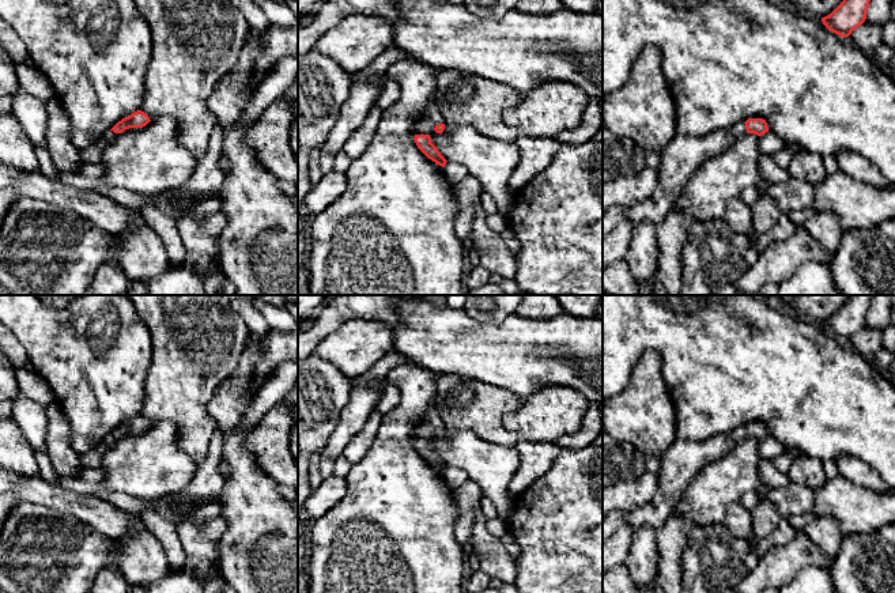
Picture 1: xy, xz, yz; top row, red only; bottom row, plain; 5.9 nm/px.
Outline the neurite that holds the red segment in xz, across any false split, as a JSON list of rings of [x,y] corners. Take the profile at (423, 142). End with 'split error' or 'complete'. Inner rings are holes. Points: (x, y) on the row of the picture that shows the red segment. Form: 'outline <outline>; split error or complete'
outline [[[431,102],[427,109],[426,114],[419,118],[412,125],[412,133],[415,135],[413,140],[418,148],[433,162],[439,166],[446,165],[446,159],[441,155],[438,148],[431,143],[430,135],[435,131],[437,133],[442,133],[445,129],[443,116],[438,110],[437,105]]]; split error

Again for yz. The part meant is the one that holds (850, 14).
outline [[[843,0],[830,15],[822,18],[823,24],[841,37],[849,37],[866,19],[871,0]]]; complete

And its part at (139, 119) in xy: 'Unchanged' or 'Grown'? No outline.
Grown

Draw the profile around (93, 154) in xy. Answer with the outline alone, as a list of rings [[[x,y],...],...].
[[[101,137],[98,141],[90,147],[80,150],[80,158],[88,163],[99,163],[105,148],[109,146],[109,141],[105,137]]]

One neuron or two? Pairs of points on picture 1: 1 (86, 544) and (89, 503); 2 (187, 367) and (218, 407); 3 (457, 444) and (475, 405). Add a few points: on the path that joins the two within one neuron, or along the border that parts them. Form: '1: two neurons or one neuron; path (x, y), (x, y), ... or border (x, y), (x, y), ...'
1: two neurons; border (57, 510), (80, 518), (113, 540)
2: two neurons; border (231, 374), (207, 405), (215, 429)
3: two neurons; border (445, 429), (474, 431), (484, 441), (493, 442)

